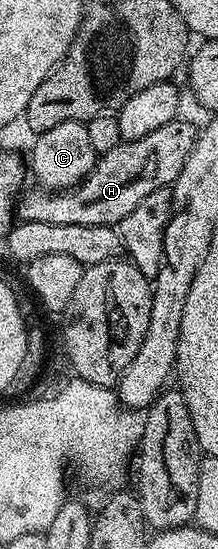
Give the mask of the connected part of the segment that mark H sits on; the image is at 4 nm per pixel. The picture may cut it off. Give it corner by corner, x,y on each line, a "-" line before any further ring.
175,119
172,123
164,123
164,127
156,127
156,131
144,135
144,139
123,140
112,147
112,151
101,154
90,174
71,189
51,191
41,187
27,188
18,199
17,220
117,226
124,215
134,210
147,195
152,195
152,191
173,186
180,171
184,171
184,163
188,163
188,155
197,137
198,129
192,123

